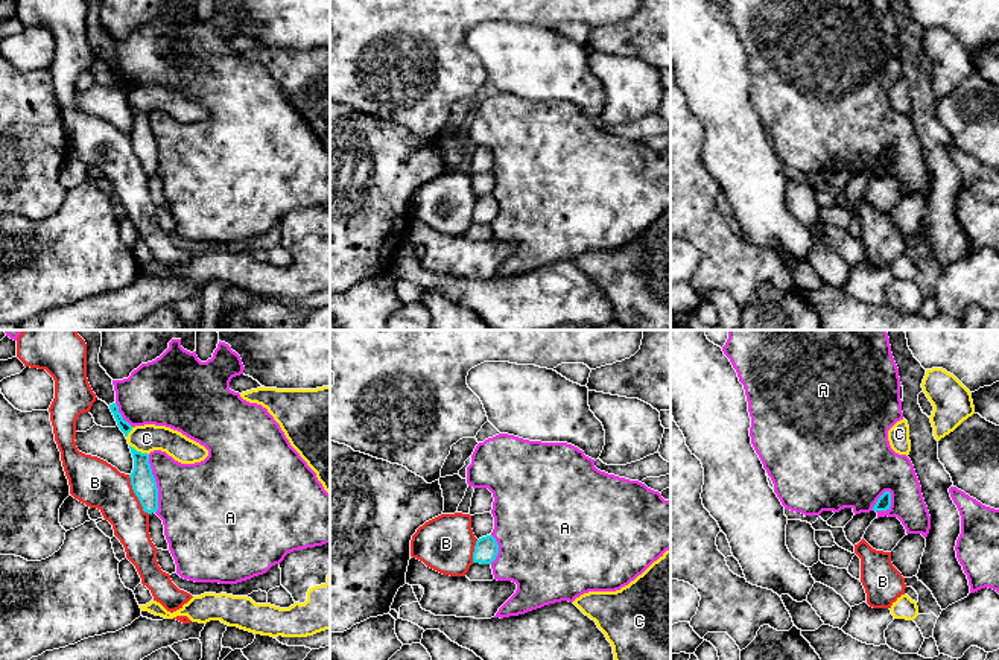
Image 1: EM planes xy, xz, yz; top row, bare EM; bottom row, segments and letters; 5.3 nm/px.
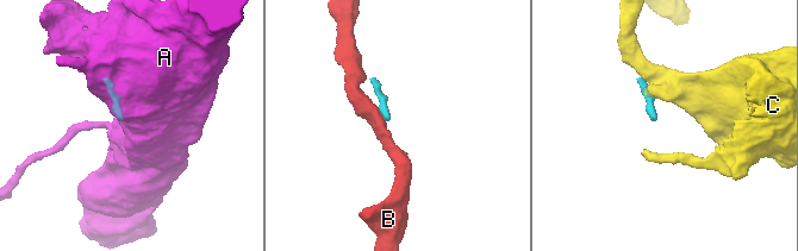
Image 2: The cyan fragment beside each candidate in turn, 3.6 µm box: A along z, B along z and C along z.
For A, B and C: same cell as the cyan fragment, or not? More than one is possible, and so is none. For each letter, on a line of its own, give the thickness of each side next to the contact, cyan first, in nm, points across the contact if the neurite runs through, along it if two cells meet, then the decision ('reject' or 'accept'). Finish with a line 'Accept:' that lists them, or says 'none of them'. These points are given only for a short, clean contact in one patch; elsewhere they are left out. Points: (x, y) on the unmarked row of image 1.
A: 130/420 nm | reject
B: 130/260 nm | along xy (128, 134), (131, 148), (148, 174) | reject
C: 130/150 nm | along xy (130, 104), (148, 114) | reject
Accept: none of them

